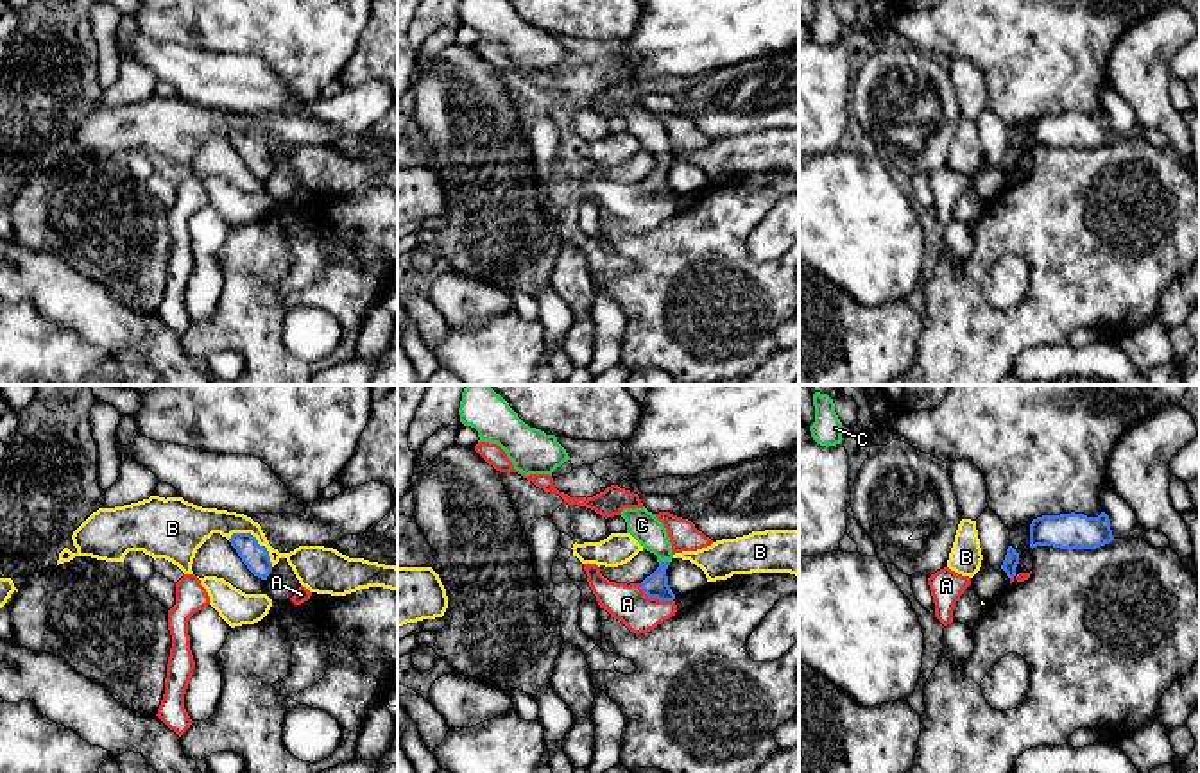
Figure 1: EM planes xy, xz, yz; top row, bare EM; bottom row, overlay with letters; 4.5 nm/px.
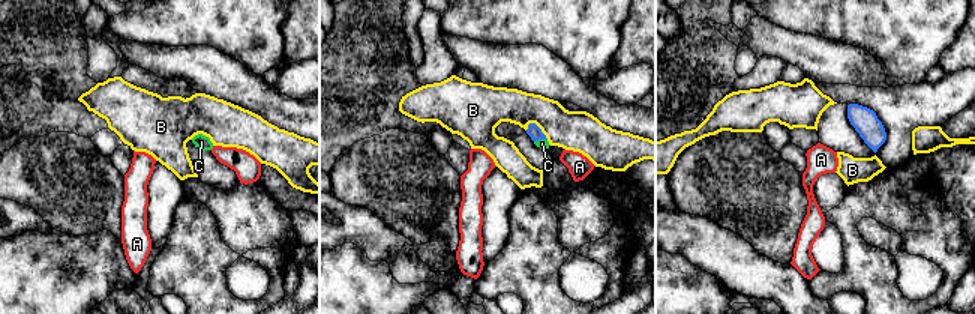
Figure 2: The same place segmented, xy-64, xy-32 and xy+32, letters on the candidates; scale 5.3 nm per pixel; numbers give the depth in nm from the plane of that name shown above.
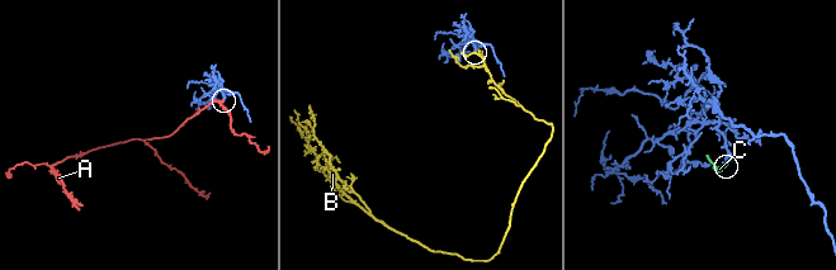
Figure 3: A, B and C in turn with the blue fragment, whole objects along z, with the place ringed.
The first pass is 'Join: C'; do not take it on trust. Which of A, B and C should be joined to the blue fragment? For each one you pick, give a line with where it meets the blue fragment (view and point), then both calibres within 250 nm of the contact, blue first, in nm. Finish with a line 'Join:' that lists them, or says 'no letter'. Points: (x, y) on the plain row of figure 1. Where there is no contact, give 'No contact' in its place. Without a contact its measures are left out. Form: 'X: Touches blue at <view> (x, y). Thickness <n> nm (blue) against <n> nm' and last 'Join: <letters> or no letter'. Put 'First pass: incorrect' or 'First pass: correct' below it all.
C: Touches blue at xz (663, 161). Thickness 110 nm (blue) against 140 nm
Join: C
First pass: correct

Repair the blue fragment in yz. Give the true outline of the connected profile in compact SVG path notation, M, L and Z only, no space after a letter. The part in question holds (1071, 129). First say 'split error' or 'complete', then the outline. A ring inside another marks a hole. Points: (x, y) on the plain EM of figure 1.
complete; M1084 113L1042 115L1030 123L1030 147L1053 145L1060 149L1096 149L1114 140L1110 118Z

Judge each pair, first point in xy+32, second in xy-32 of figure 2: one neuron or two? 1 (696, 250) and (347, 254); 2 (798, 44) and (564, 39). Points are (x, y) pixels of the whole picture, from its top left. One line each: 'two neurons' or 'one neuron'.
1: two neurons
2: two neurons

